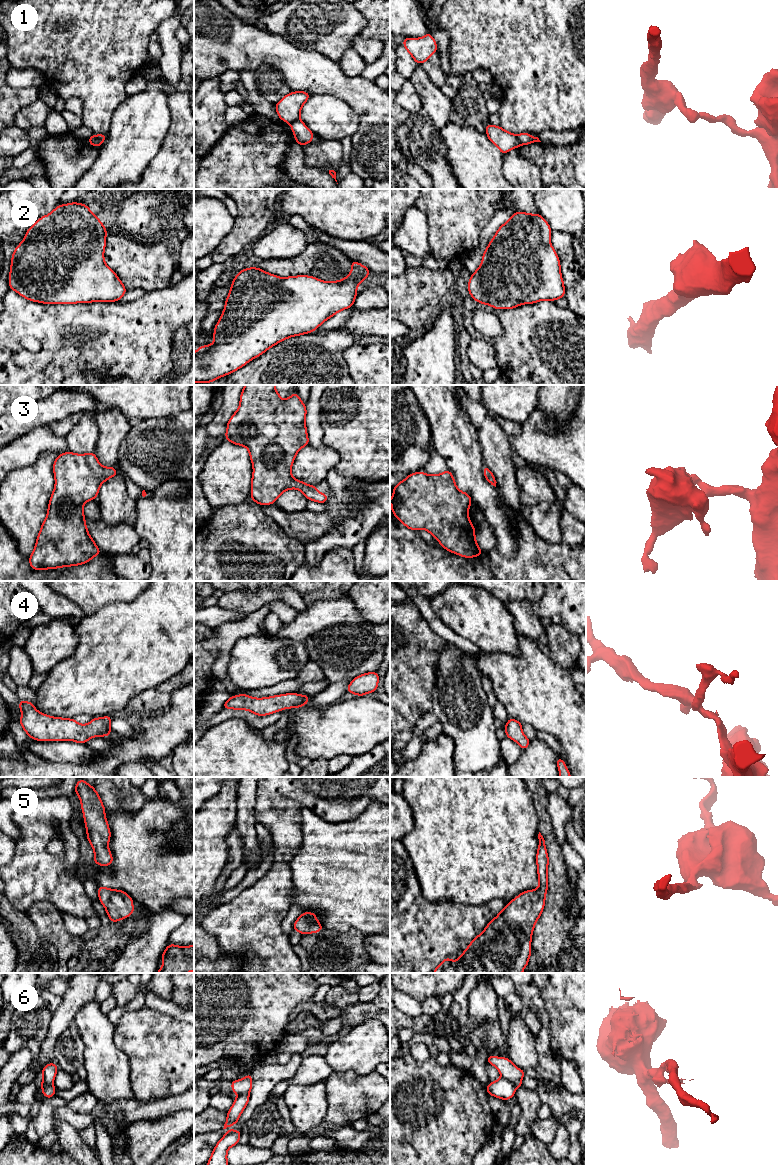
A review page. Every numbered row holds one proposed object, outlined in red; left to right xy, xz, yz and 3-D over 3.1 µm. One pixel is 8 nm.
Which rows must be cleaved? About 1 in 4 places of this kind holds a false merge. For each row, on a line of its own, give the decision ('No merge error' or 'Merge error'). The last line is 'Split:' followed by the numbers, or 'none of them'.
1: Merge error
2: No merge error
3: No merge error
4: No merge error
5: No merge error
6: Merge error
Split: 1, 6

